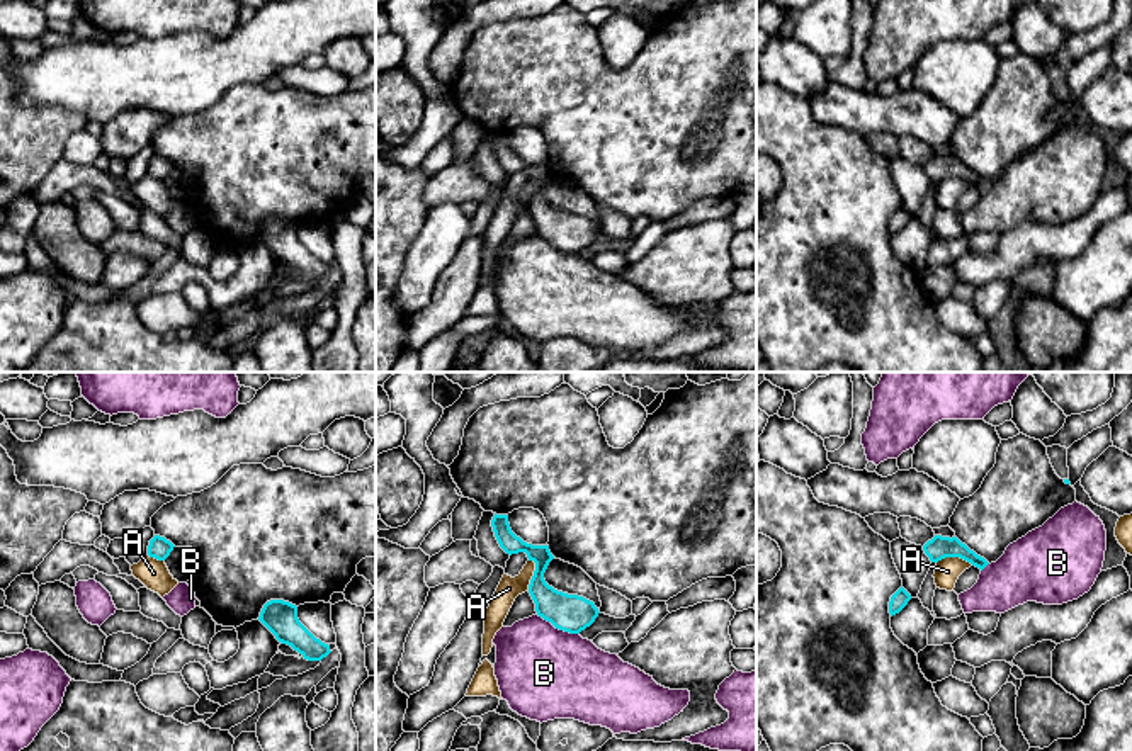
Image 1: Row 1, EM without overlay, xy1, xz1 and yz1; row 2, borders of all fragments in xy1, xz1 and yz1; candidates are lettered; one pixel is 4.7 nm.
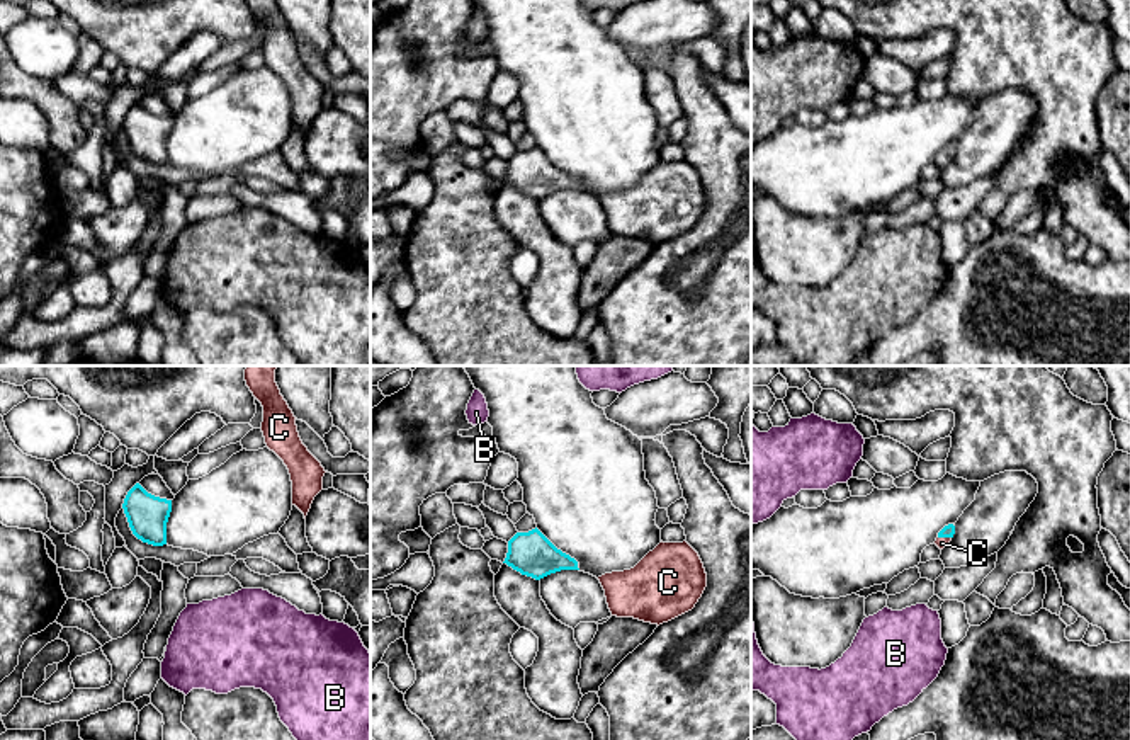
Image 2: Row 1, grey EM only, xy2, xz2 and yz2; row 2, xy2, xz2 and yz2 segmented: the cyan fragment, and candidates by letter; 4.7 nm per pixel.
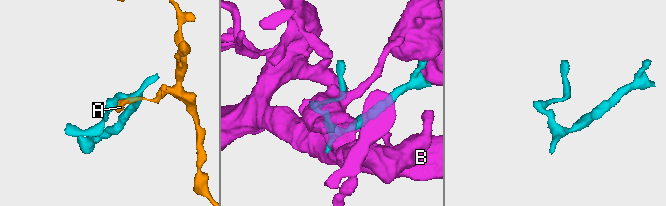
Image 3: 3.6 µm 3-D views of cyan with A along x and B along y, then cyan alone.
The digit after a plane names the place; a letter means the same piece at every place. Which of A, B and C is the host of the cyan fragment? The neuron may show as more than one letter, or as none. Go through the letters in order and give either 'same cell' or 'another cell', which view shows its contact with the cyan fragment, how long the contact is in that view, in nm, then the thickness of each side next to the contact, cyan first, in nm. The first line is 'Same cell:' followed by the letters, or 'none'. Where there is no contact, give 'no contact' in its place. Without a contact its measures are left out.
Same cell: C
A: another cell | yz1 | 180 nm | 110/120 nm
B: another cell | xz1 | 220 nm | 180/440 nm
C: same cell | yz2 | 60 nm | 60/50 nm

